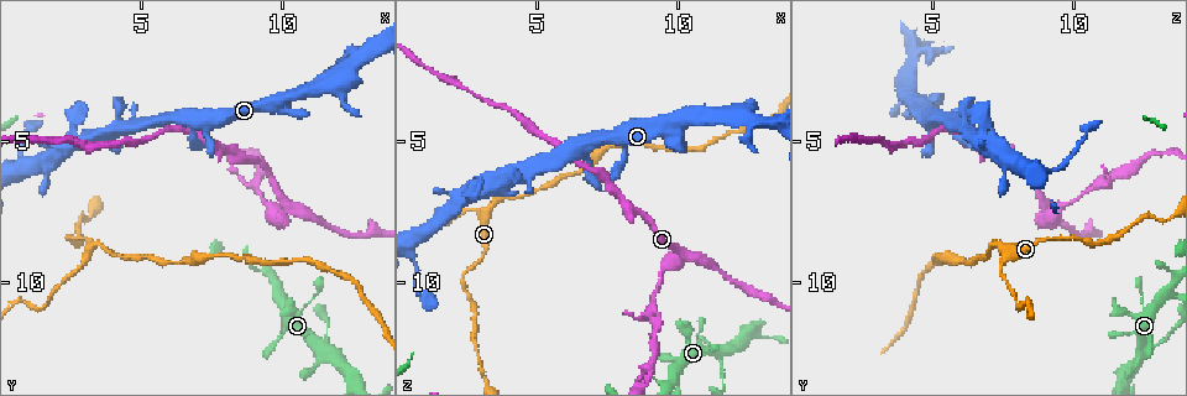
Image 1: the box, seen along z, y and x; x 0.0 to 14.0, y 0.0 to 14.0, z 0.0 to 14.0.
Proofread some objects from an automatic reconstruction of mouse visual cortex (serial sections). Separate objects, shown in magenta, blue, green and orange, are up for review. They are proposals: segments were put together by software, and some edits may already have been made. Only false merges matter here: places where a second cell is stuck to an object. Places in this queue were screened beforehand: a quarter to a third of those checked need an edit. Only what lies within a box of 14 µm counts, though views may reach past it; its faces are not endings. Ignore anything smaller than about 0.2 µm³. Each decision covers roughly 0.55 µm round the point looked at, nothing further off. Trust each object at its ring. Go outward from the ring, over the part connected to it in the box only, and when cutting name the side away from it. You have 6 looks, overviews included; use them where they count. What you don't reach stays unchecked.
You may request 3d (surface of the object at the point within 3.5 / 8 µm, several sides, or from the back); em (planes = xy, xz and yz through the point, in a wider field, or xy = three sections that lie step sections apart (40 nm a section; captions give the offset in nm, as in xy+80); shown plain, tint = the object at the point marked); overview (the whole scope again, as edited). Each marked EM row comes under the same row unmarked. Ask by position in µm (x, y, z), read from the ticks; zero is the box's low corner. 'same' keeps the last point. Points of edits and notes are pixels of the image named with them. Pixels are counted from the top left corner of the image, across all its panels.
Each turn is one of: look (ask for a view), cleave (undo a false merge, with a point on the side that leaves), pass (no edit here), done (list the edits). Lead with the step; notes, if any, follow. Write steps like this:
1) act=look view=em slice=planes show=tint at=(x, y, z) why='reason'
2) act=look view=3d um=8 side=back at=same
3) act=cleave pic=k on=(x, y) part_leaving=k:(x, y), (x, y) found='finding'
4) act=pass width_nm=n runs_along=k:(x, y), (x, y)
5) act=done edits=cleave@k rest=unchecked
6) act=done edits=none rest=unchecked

act=look view=3d um=3.5 at=(10.1, 7.3, 9.0) why='three arms meet'

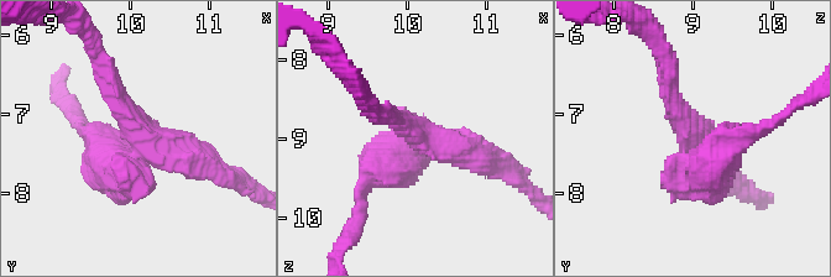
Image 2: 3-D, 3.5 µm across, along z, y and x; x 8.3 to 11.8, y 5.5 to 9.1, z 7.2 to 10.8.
act=look view=em slice=xy step=1 show=tint at=(10.05, 7.25, 8.95) arms=3 arm_widths_nm=250,350,600

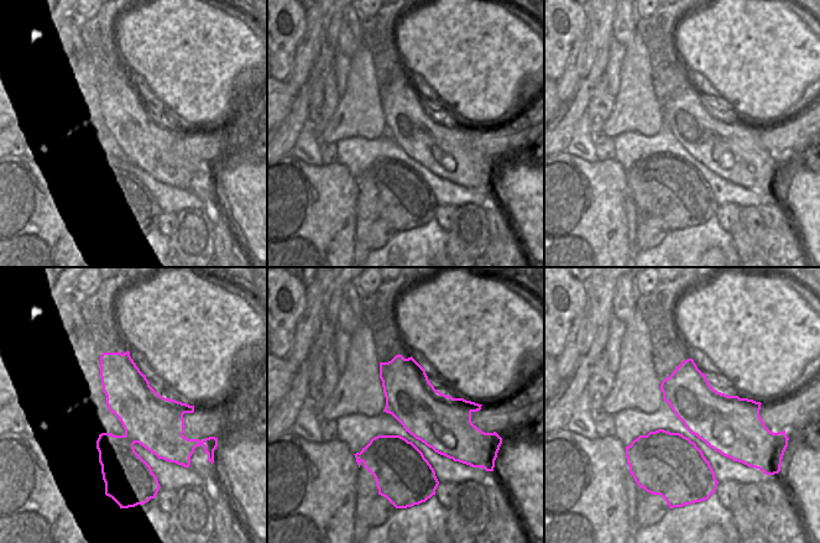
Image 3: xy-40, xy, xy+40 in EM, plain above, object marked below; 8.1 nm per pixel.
act=cleave pic=2 on=(695, 193) border=3:(125, 434), (128, 438), (137, 442) found='two cells meet here'

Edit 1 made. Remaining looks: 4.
act=look view=overview why='see it whole again'

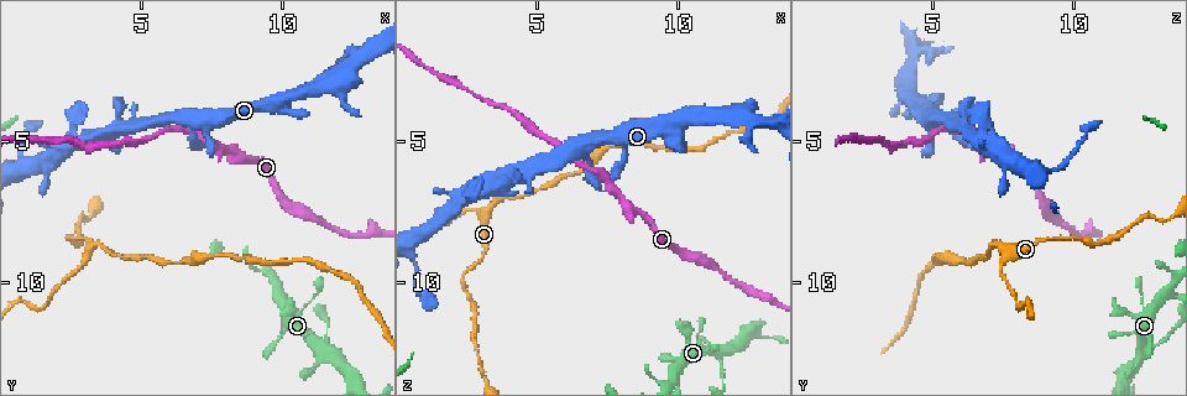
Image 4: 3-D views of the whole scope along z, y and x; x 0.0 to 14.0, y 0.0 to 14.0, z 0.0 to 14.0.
act=look view=3d um=3.5 at=(11.4, 12.3, 12.5)

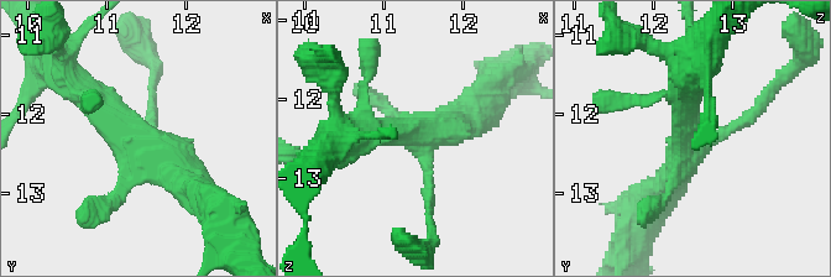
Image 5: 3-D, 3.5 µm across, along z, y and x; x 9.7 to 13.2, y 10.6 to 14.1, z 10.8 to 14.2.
act=look view=em slice=xy step=5 show=tint at=(11.45, 12.35, 12.40)

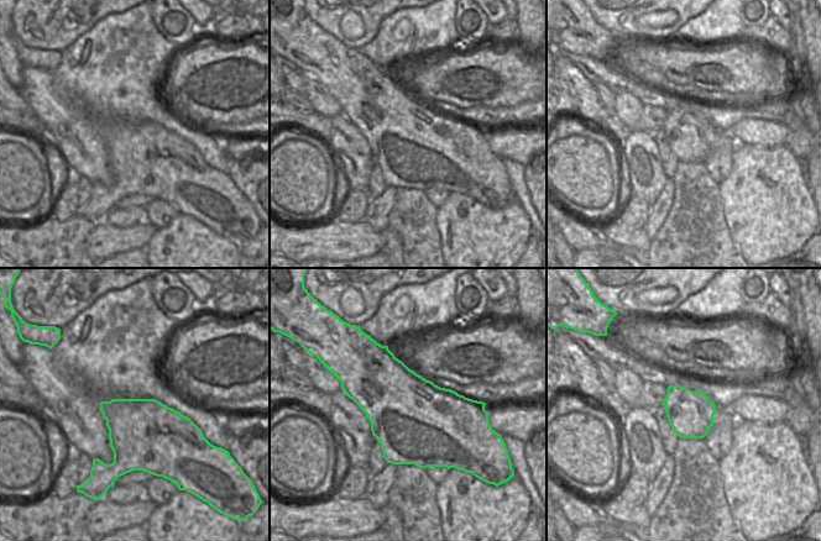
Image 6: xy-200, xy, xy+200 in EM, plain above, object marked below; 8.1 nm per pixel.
act=pass runs_along=5:(77, 85), (203, 196) found='continuous, no second cell'

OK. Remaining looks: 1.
act=done edits=cleave@2 rest=unchecked

